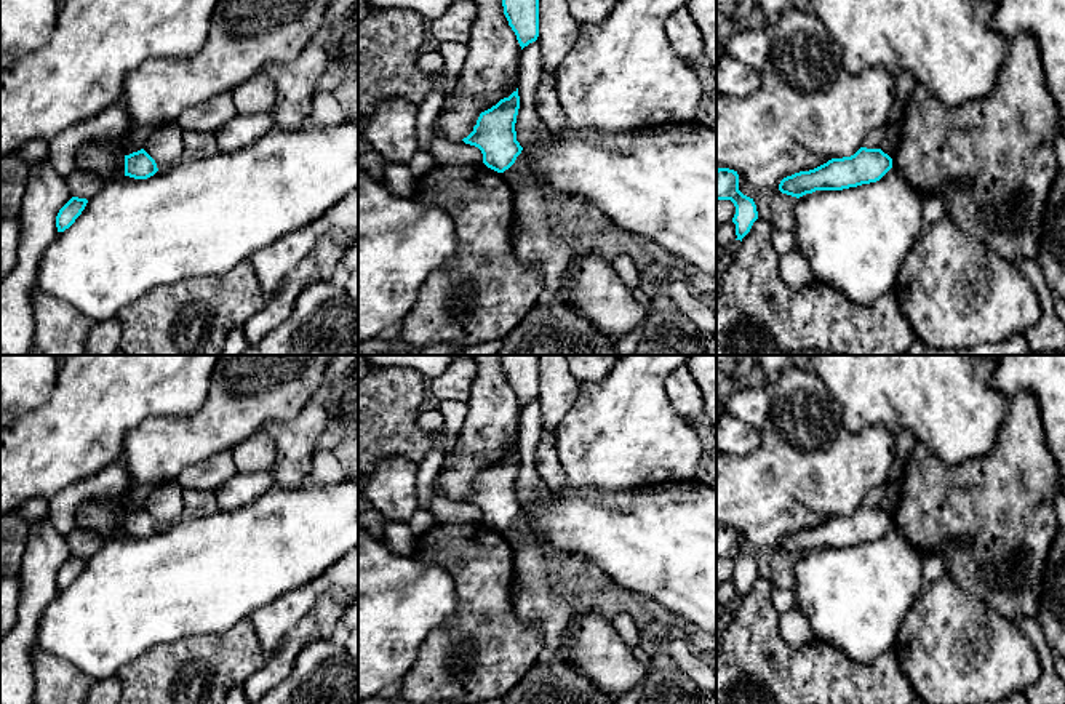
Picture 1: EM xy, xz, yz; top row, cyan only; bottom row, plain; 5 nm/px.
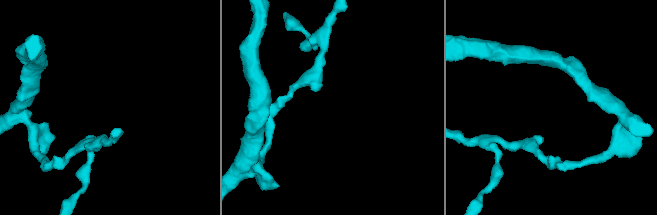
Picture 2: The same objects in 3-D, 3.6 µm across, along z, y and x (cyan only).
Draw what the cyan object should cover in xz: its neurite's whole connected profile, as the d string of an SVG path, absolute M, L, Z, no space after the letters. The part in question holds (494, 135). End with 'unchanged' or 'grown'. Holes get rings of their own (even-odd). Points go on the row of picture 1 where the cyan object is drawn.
M517 88L509 98L481 112L473 131L462 139L465 144L478 147L483 163L497 173L509 170L523 150L515 131L518 109Z; unchanged

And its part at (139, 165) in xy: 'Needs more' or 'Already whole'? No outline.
Already whole

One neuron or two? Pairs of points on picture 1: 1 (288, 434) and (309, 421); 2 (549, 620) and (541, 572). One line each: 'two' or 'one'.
1: one
2: one

